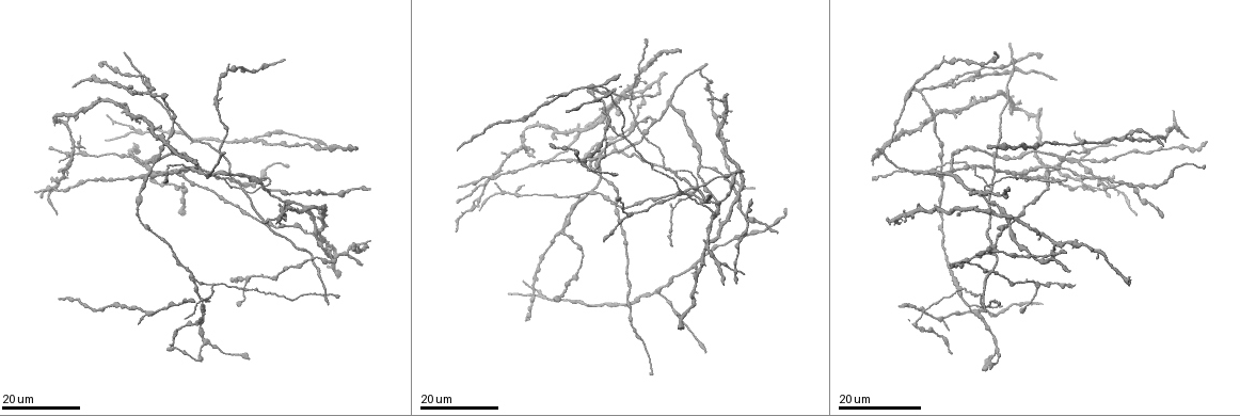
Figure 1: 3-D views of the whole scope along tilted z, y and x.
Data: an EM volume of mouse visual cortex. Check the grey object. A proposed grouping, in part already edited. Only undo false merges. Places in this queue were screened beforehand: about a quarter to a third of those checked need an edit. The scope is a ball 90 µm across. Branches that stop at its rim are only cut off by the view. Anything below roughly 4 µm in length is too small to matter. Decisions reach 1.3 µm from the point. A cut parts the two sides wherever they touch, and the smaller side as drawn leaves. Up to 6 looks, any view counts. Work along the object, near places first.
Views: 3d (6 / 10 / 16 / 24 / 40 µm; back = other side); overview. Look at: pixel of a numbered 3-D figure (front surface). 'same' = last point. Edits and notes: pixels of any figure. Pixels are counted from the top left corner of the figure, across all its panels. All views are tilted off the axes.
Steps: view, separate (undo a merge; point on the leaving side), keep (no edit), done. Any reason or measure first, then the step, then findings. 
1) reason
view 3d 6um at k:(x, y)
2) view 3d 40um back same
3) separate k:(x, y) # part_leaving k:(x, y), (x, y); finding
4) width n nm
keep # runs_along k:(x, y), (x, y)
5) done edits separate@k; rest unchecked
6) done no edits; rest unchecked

view 3d 24um at 1:(204, 343)

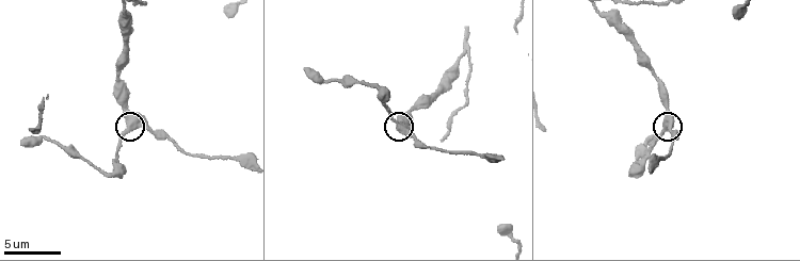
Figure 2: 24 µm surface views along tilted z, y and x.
view 3d 6um at 2:(131, 129)

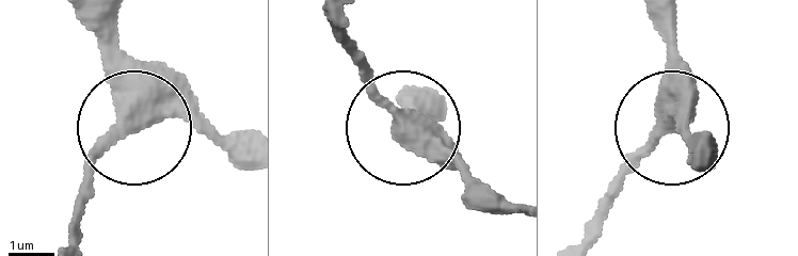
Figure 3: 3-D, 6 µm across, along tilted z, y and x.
width 450 nm
keep # runs_along 3:(94, 15), (137, 125), (249, 129); all the same cell

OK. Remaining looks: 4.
view 3d 24um at 1:(193, 284)

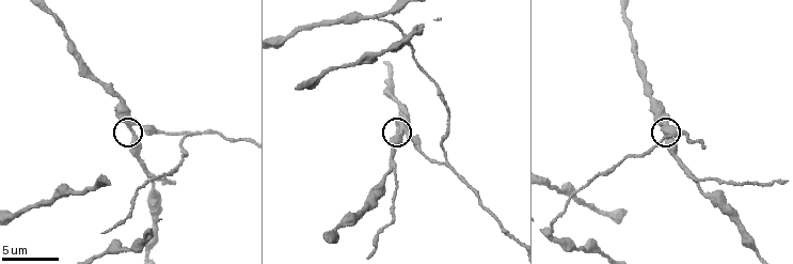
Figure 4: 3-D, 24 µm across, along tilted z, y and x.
view 3d 10um at 4:(131, 128)

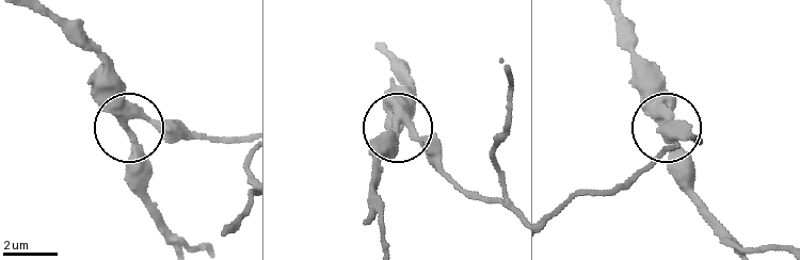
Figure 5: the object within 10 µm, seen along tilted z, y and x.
width 280 nm
separate 5:(155, 120) # part_leaving 5:(123, 102), (197, 134), (245, 136); two cells meet here

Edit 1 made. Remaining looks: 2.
side arm on a straight run
view 3d 6um at 4:(699, 183)

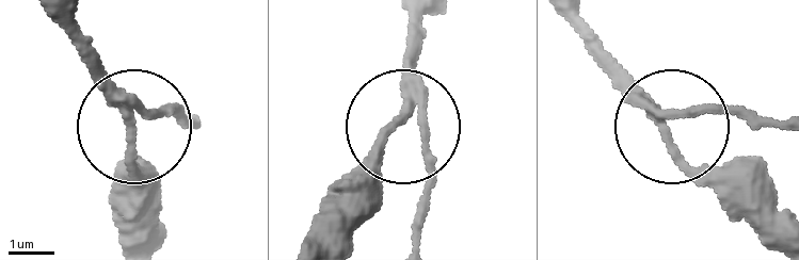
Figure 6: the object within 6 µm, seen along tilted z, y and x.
arms 3
separate 6:(160, 116) # part_leaving 6:(125, 97), (196, 118); a second cell is stuck on

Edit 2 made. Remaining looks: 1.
done edits separate@5, separate@6; rest unchecked

